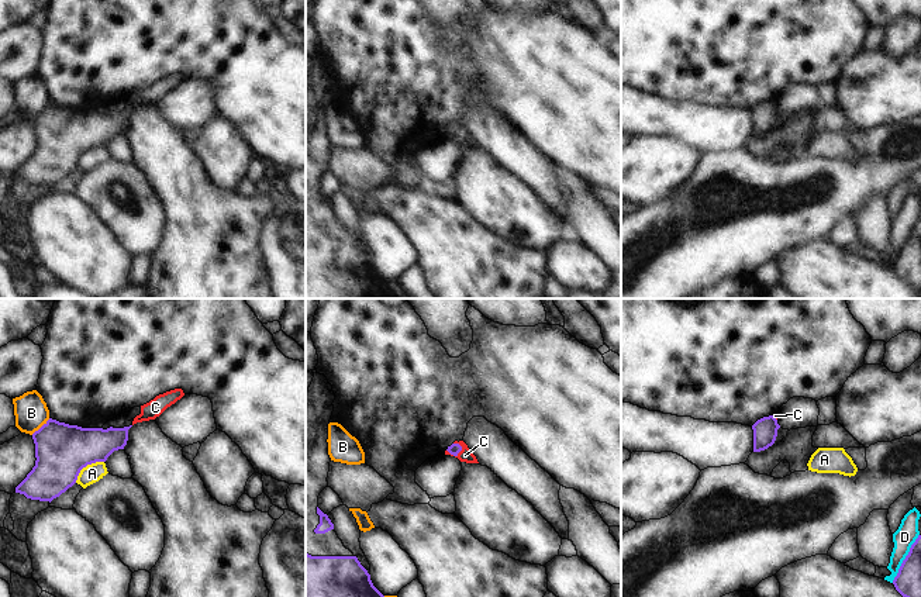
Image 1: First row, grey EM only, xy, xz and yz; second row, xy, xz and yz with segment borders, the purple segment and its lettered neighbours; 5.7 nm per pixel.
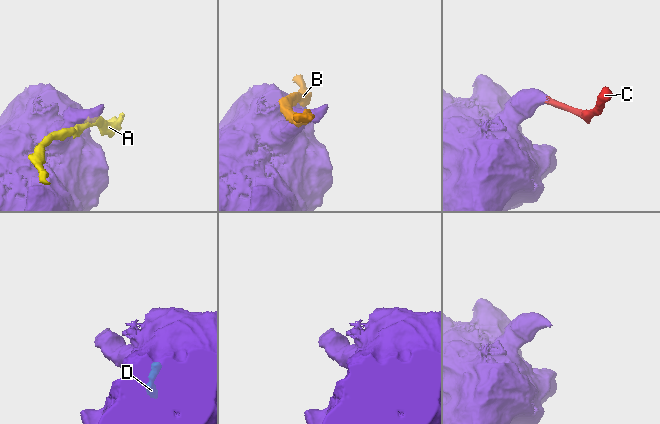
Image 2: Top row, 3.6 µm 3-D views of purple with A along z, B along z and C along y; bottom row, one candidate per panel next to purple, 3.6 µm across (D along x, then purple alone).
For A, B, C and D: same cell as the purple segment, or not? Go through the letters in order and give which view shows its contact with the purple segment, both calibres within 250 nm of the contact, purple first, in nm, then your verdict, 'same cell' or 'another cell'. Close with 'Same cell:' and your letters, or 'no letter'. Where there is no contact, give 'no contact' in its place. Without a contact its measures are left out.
A: meets purple in xy; 300 nm thick on the purple side, 110 nm on the other; another cell
B: meets purple in xy; 300 nm thick on the purple side, 190 nm on the other; another cell
C: meets purple in xz; 70 nm thick on the purple side, 80 nm on the other; same cell
D: meets purple in yz; 150 nm thick on the purple side, 120 nm on the other; another cell
Same cell: C

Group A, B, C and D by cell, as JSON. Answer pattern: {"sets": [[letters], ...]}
{"sets": [["A"], ["B"], ["C"], ["D"]]}

